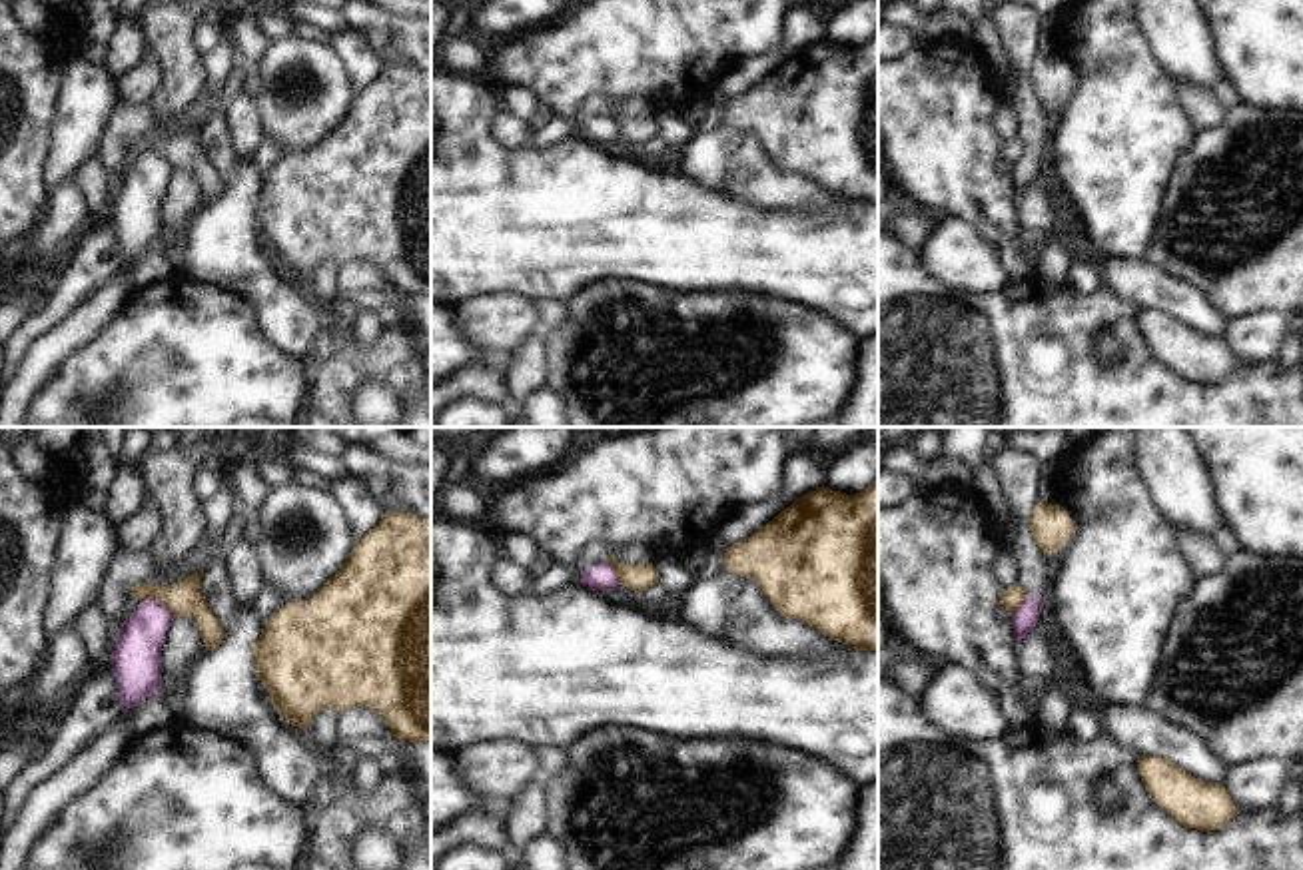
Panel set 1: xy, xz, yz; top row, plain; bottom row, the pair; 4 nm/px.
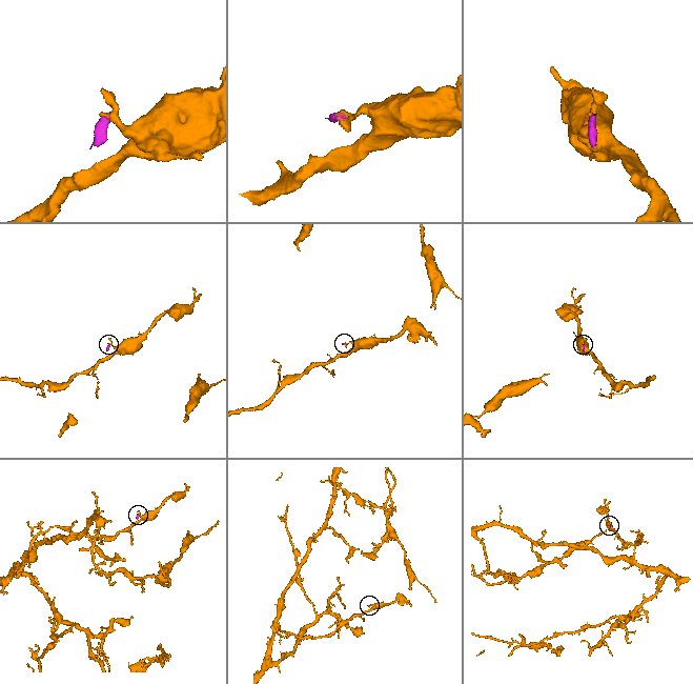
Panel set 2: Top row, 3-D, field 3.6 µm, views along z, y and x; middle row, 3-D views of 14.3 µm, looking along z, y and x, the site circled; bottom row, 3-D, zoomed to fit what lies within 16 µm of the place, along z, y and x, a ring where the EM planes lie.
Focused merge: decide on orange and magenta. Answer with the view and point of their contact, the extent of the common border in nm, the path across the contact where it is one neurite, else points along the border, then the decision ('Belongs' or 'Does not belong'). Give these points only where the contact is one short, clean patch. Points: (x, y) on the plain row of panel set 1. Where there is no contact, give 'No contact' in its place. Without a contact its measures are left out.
Touches orange at xy (158, 152). Shared border 160 nm. Boundary: xy (140, 152), (158, 152), (174, 168). Does not belong

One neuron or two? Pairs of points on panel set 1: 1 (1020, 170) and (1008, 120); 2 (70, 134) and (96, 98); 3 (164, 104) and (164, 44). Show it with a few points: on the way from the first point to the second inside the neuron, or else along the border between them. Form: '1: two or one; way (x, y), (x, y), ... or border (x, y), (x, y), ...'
1: two; border (1004, 98), (1016, 110), (1020, 136)
2: one; way (78, 126), (88, 106)
3: one; way (172, 90), (172, 58)

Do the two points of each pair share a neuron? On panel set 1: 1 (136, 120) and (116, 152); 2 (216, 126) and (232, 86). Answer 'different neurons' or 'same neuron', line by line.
1: same neuron
2: different neurons

